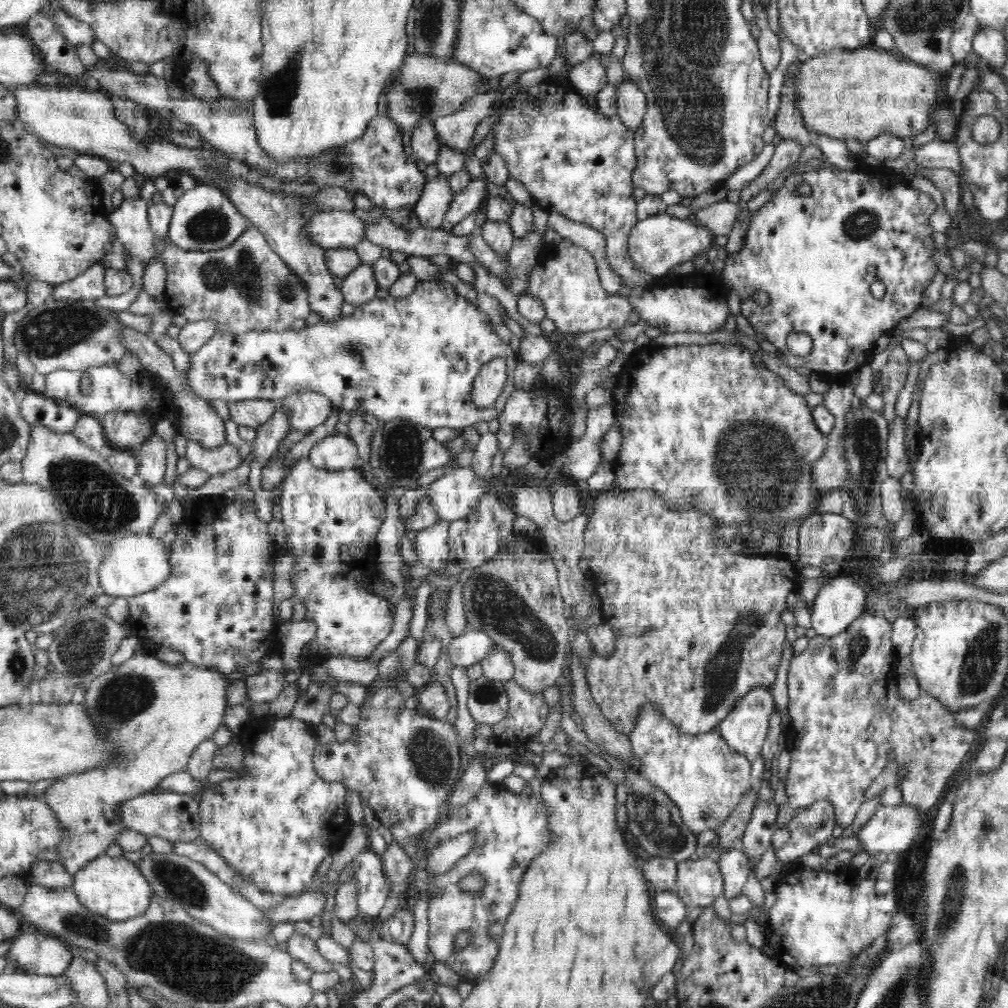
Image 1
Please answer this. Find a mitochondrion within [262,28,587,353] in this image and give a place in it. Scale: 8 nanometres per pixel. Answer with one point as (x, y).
(417, 98)

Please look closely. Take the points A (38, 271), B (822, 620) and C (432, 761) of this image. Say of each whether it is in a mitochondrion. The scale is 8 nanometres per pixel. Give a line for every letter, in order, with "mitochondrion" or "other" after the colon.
A: other
B: other
C: mitochondrion

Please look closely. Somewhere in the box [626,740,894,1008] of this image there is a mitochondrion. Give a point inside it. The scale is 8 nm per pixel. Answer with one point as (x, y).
(656, 820)

